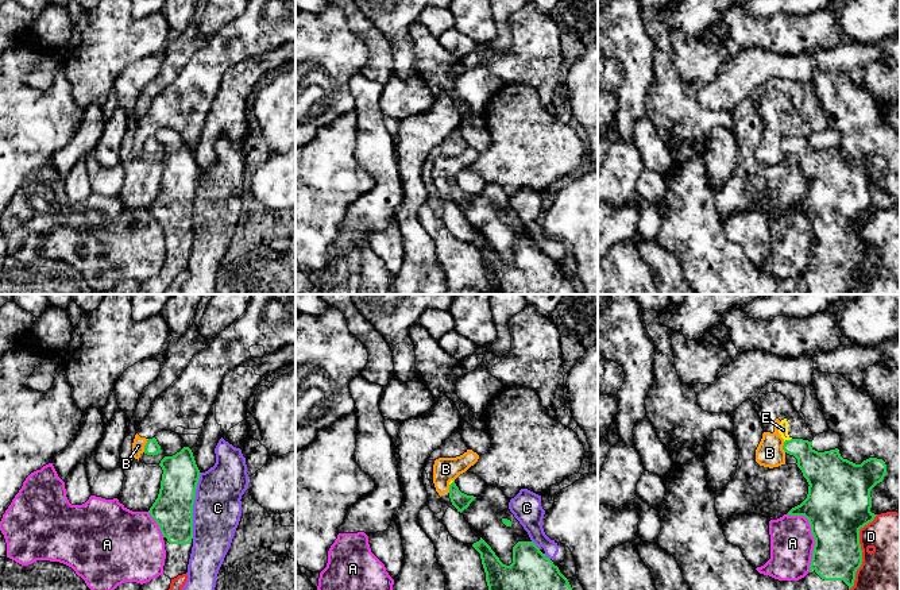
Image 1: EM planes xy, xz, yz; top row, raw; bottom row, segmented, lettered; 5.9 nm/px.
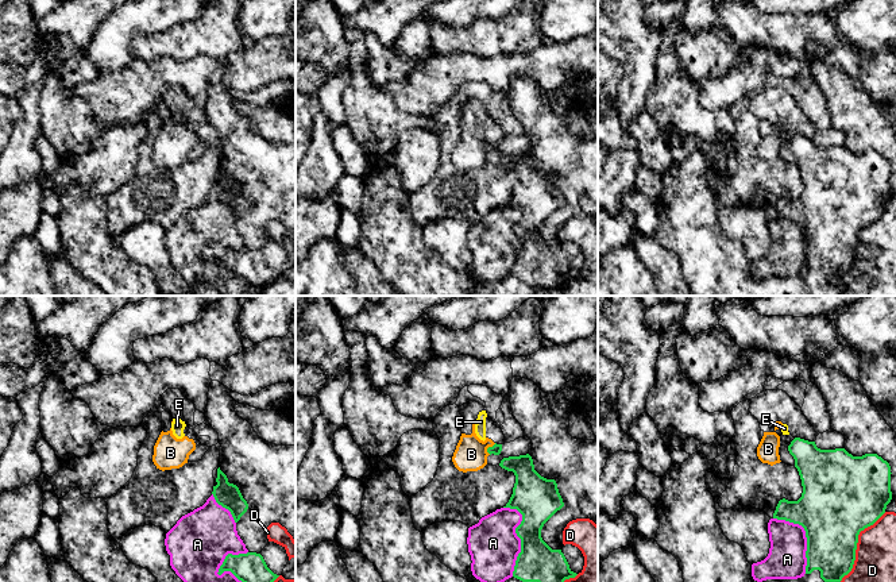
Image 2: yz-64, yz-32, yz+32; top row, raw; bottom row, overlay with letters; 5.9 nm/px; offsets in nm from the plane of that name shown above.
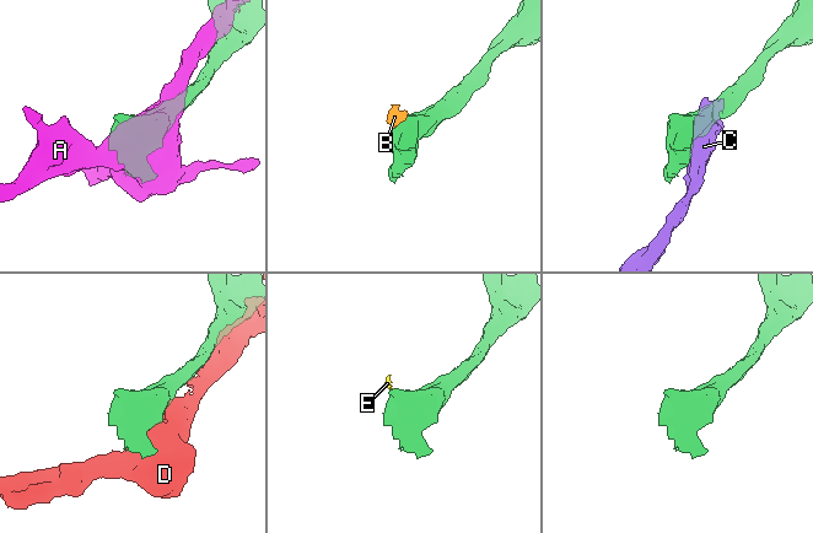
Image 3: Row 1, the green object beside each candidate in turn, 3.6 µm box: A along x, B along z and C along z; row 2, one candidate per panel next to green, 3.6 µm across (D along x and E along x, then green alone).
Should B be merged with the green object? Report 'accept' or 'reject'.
reject

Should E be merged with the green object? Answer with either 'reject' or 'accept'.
reject

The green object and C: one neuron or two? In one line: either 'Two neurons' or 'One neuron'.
Two neurons

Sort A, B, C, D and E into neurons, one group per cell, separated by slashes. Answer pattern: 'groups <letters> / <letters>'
groups A / B E / C / D

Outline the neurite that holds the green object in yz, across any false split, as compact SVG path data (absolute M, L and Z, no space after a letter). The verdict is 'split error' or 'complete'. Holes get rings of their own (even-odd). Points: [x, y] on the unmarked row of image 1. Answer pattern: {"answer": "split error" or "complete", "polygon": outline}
{"answer": "split error", "polygon": "M803 136L785 138L783 147L797 157L797 165L808 180L807 196L792 205L788 213L804 213L815 236L810 270L799 278L779 278L760 271L743 254L739 244L730 242L722 227L722 220L715 208L715 190L707 182L706 167L700 153L695 153L683 162L675 162L664 174L665 193L658 213L661 230L657 242L673 254L683 270L684 279L696 294L843 294L855 278L855 270L862 262L862 247L860 242L860 227L874 217L877 212L870 209L870 188L882 180L887 162L882 157L869 155L861 162L843 157L839 147L818 150L811 144L812 139Z"}

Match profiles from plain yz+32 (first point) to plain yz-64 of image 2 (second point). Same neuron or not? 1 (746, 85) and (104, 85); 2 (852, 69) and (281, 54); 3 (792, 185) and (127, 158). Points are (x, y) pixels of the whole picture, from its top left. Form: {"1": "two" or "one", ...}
{"1": "one", "2": "one", "3": "two"}

